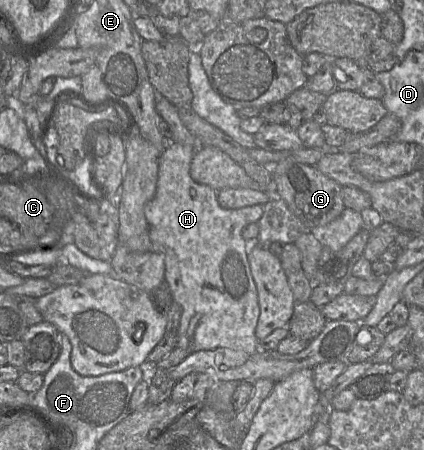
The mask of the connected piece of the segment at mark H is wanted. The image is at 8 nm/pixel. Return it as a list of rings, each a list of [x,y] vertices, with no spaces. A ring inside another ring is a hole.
[[[168,142],[158,159],[155,196],[144,208],[152,252],[164,257],[165,281],[173,302],[181,307],[177,346],[191,352],[229,348],[253,354],[259,351],[255,330],[260,309],[247,258],[251,243],[242,237],[242,230],[248,224],[259,221],[264,205],[223,209],[218,203],[217,192],[209,186],[196,183],[190,176],[190,164],[196,152],[193,146]]]

